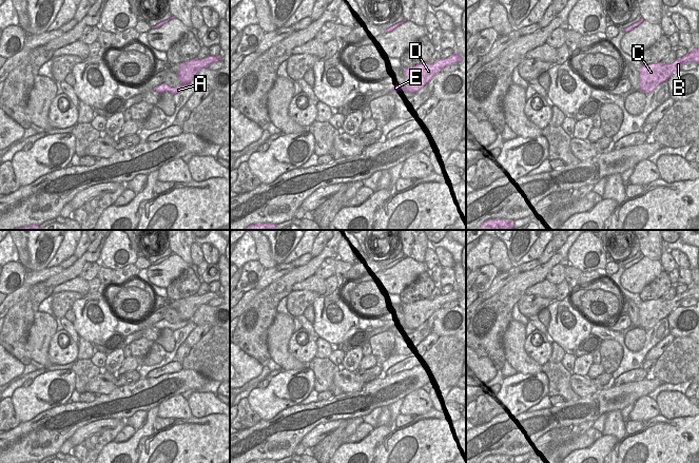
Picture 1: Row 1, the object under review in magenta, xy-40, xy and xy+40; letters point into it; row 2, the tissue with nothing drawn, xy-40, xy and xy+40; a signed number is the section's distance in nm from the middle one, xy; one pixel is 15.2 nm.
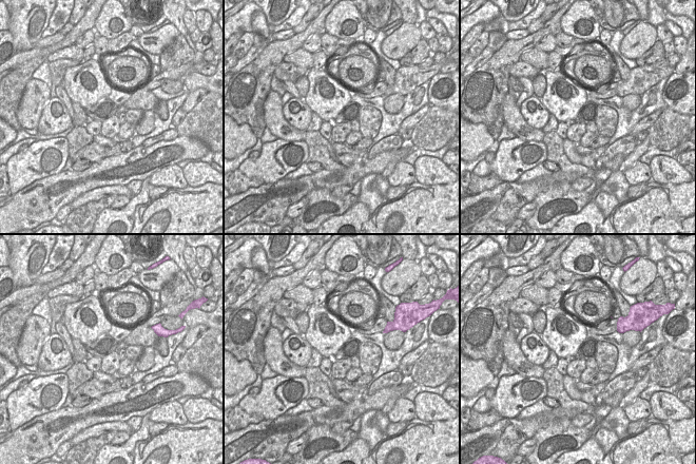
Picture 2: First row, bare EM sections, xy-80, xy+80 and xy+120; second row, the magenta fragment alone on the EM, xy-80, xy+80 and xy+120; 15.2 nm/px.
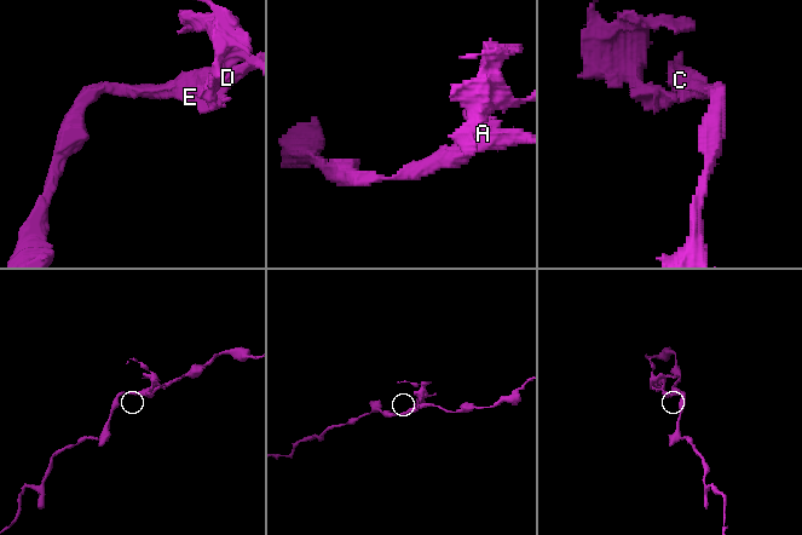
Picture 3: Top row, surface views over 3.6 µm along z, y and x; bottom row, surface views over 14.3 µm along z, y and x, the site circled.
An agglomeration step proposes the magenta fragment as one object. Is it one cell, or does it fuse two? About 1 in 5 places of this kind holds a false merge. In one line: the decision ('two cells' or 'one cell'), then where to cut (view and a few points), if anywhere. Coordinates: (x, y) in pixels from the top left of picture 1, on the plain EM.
two cells | xy-40 (181, 320), (189, 321)

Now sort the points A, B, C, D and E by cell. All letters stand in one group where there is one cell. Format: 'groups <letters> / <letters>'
groups A E / B C D

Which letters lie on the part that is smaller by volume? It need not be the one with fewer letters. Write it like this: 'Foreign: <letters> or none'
Foreign: A, E

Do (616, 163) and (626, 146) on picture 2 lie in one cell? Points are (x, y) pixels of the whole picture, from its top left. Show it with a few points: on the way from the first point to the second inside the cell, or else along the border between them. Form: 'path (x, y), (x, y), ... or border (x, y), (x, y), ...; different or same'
border (624, 156), (614, 156), (603, 167); different

